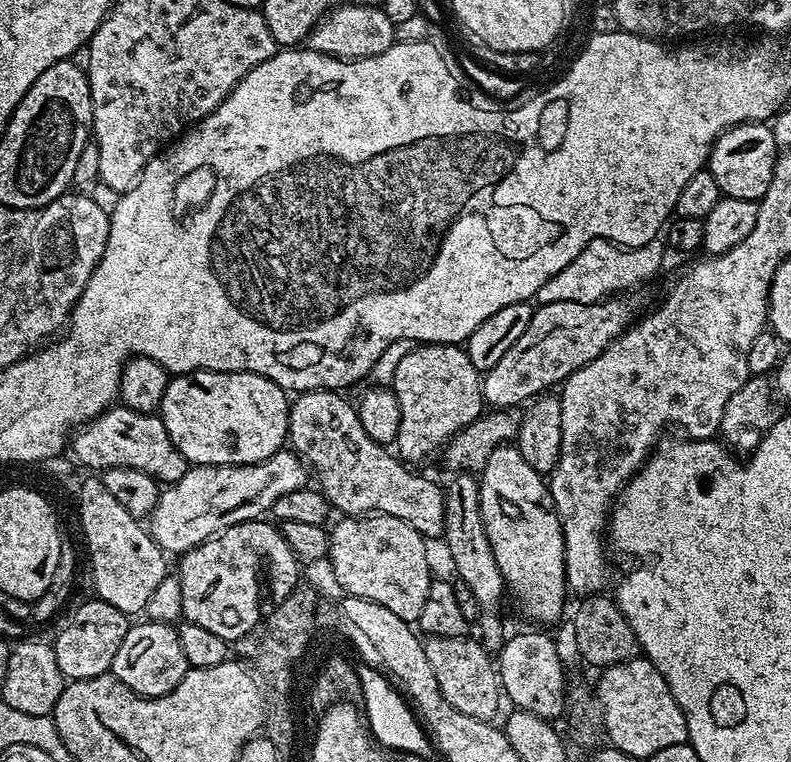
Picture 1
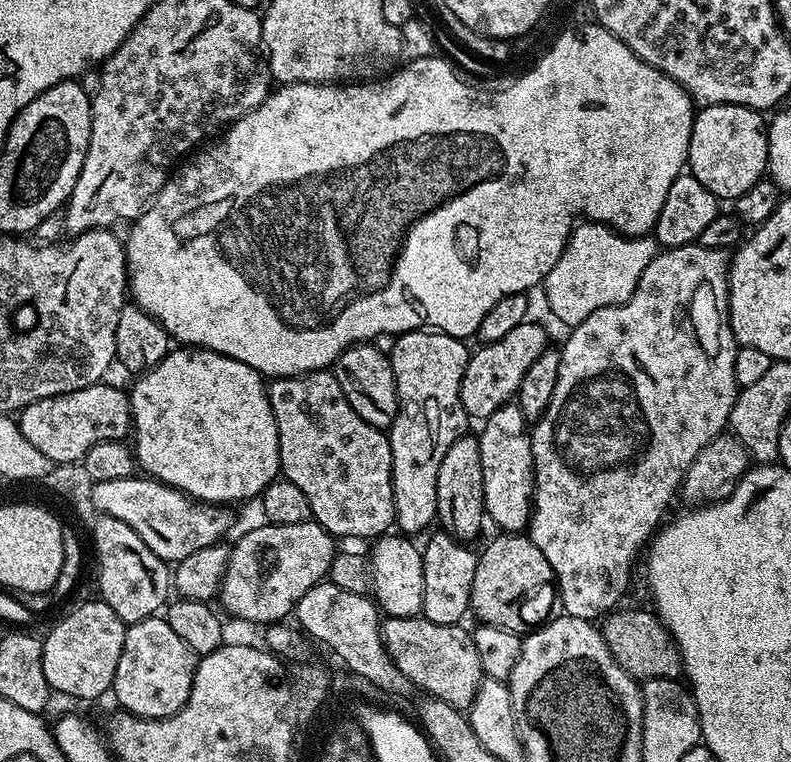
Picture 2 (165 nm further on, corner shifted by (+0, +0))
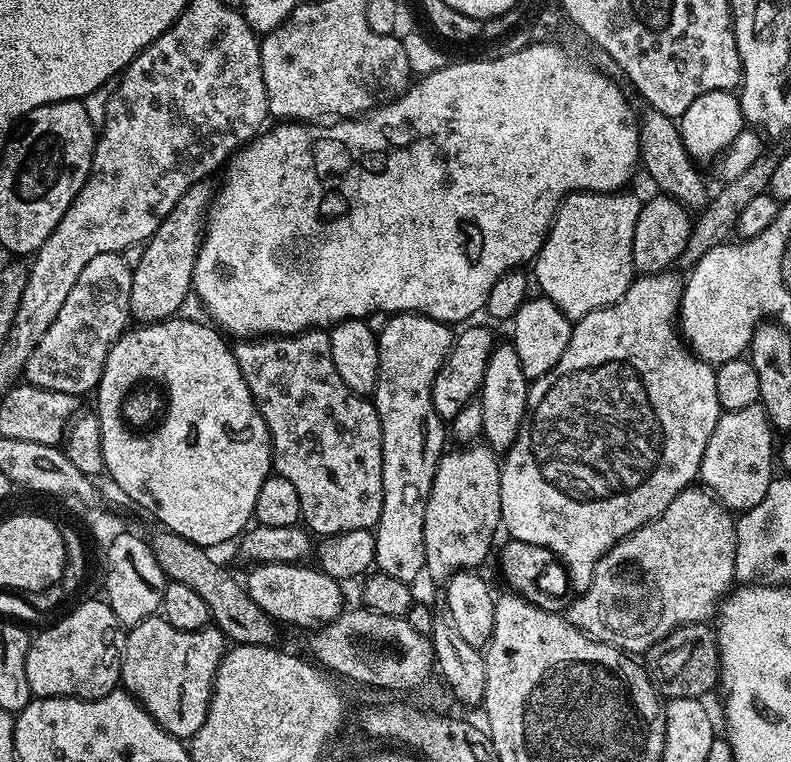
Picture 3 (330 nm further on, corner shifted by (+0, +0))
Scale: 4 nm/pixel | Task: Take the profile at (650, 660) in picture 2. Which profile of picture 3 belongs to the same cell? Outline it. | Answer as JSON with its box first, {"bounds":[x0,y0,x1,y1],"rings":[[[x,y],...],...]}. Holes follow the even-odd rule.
{"bounds":[646,623,720,698],"rings":[[[707,623],[683,624],[666,638],[649,648],[646,653],[646,671],[652,685],[661,697],[704,698],[711,688],[720,682],[720,648],[716,644],[715,631]]]}

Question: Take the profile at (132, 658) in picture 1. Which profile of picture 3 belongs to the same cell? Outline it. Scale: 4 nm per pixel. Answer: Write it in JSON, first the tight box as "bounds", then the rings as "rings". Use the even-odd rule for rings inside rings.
{"bounds":[120,616,226,741],"rings":[[[147,616],[142,623],[131,625],[124,642],[124,661],[120,663],[123,691],[131,694],[149,712],[158,726],[180,740],[191,741],[192,736],[202,730],[202,722],[206,722],[216,671],[225,651],[226,637],[215,626],[202,630],[174,630],[163,616]]]}

